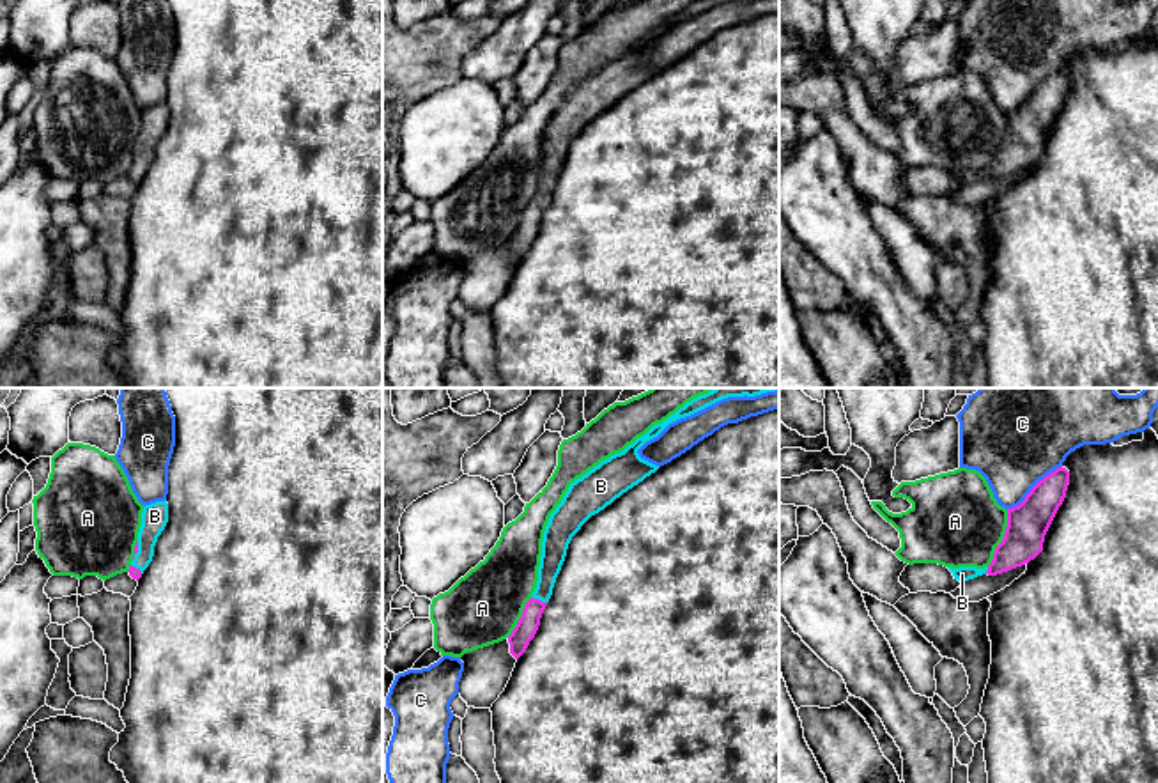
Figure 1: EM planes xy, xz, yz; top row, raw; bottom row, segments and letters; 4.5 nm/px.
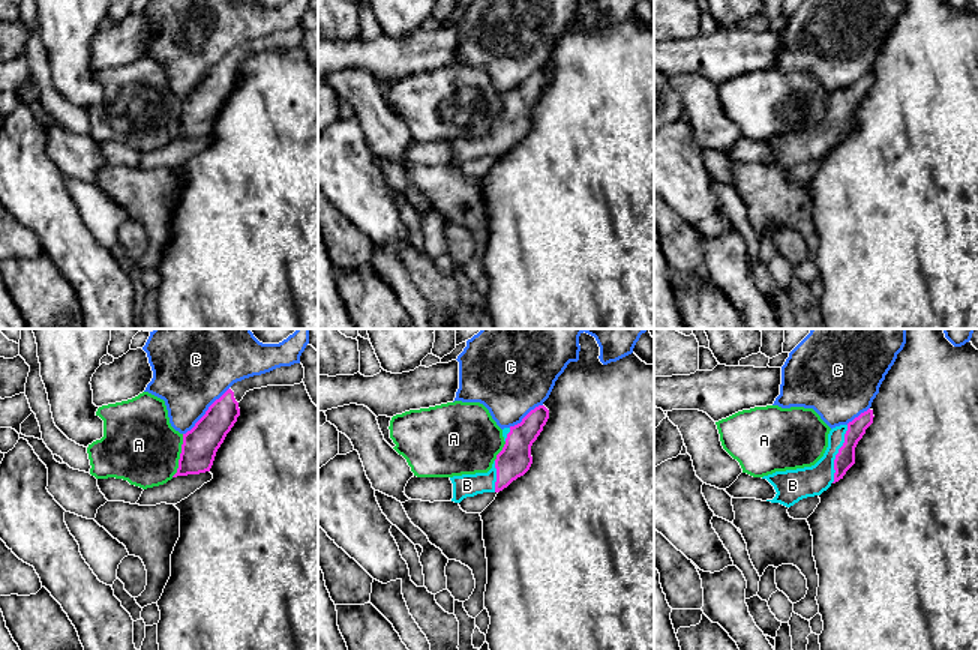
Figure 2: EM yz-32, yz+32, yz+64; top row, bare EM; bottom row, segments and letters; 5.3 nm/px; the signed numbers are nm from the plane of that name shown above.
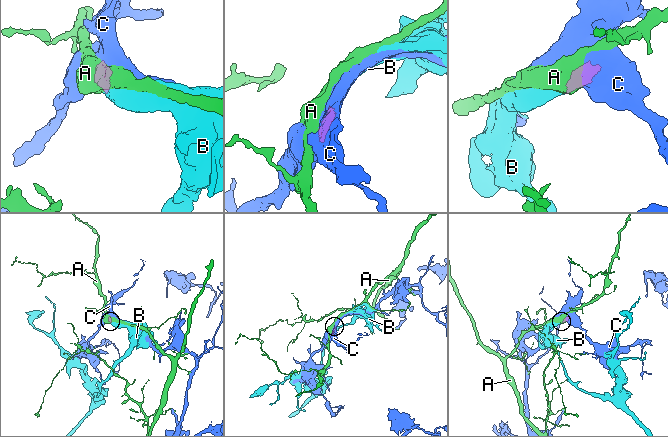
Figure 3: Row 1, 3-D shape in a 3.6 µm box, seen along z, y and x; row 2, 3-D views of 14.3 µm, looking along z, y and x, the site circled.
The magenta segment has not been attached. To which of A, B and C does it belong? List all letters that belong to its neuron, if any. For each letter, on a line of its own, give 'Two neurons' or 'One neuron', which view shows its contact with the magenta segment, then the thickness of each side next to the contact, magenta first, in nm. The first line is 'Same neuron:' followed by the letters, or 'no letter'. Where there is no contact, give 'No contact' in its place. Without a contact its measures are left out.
Same neuron: B
A: Two neurons. Touches magenta in yz. Thickness 190 nm (magenta) against 420 nm
B: One neuron. Touches magenta in xz. Thickness 100 nm (magenta) against 110 nm
C: Two neurons. Touches magenta in yz. Thickness 190 nm (magenta) against 460 nm

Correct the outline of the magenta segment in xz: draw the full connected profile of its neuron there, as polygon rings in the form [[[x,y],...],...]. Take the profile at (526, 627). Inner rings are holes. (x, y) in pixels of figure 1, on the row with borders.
[[[714,388],[687,402],[662,423],[653,425],[623,452],[611,455],[570,484],[561,503],[551,514],[544,531],[537,588],[526,602],[515,629],[508,636],[510,654],[515,659],[526,652],[538,631],[542,613],[552,595],[572,537],[591,516],[604,510],[623,492],[659,469],[659,466],[641,459],[637,450],[646,441],[657,438],[669,423],[691,416],[722,399],[754,397],[776,390],[779,388]]]

